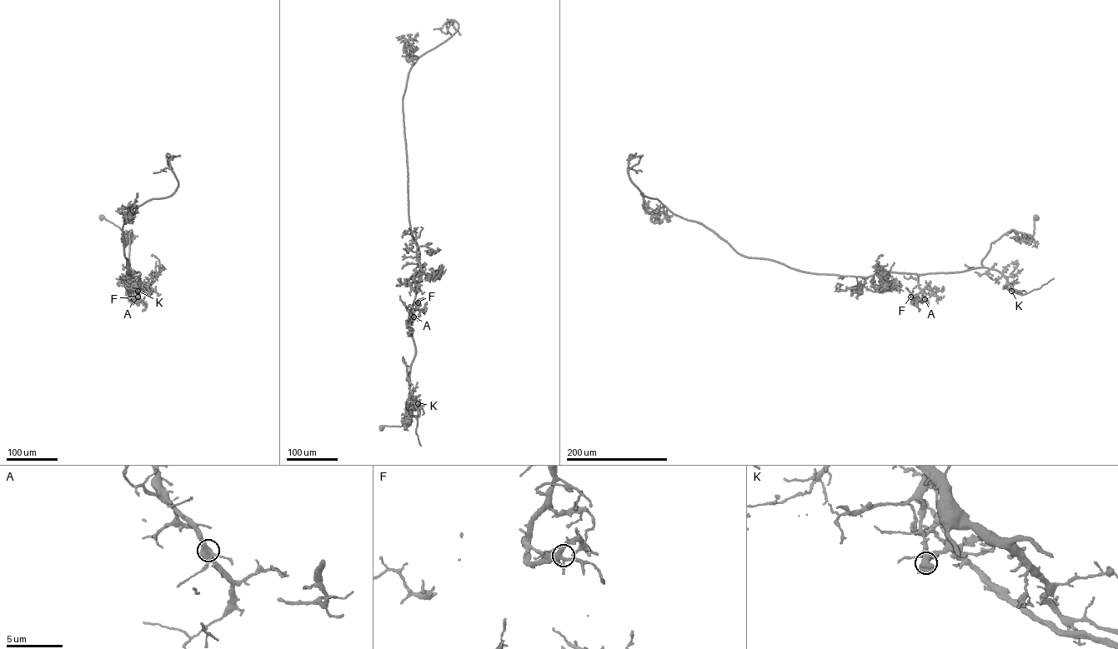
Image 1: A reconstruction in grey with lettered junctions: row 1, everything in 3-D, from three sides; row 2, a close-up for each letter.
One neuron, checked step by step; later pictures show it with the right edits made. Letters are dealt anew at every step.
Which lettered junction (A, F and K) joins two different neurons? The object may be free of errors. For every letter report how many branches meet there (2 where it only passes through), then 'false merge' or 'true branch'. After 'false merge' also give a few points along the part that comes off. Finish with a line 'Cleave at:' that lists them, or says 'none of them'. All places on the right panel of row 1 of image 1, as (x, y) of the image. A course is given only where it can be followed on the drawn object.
A: branches 5; true branch
F: branches 5; true branch
K: branches 5; false merge; course (1011, 291), (1026, 294), (1054, 278)
Cleave at: K

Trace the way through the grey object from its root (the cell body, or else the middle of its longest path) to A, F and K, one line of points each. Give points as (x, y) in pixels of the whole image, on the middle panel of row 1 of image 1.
A: (382, 427), (410, 424), (408, 373), (415, 346), (409, 325), (410, 311), (408, 310), (410, 317), (413, 317)
F: (382, 427), (410, 424), (408, 373), (415, 346), (409, 325), (410, 311), (408, 310), (411, 312), (418, 302)
K: (382, 427), (410, 424), (408, 373), (409, 392), (418, 403)

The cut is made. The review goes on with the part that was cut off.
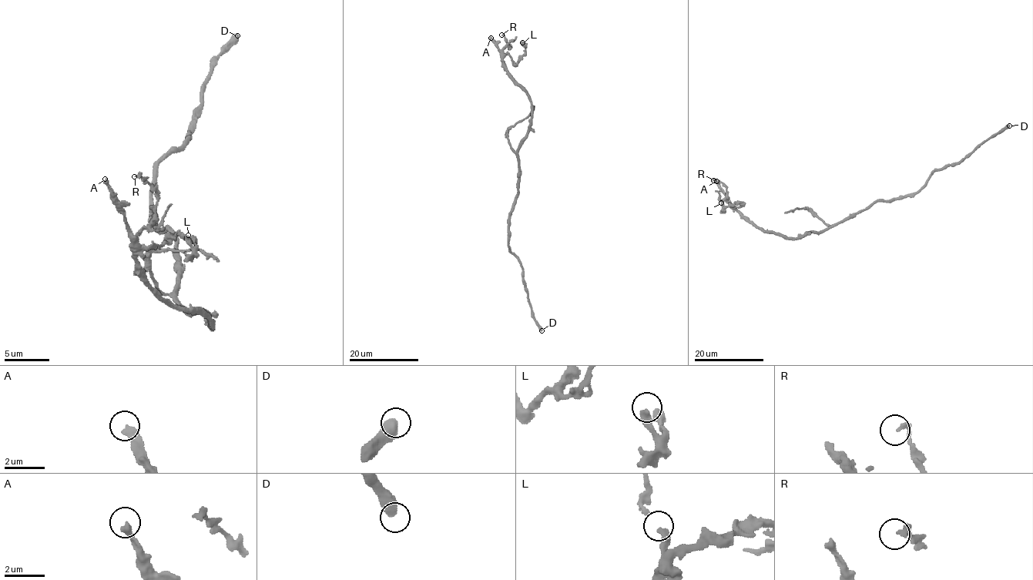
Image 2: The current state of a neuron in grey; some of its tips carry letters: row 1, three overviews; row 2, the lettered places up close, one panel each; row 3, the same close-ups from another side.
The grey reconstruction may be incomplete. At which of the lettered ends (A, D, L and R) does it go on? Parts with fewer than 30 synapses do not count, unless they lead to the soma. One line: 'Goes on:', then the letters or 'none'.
Goes on: A

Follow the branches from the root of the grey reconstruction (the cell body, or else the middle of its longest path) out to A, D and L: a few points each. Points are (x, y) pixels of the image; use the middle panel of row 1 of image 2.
A: (518, 174), (518, 148), (530, 123), (531, 102), (527, 92), (508, 72), (498, 47), (491, 38)
D: (518, 174), (518, 195), (508, 225), (508, 248), (522, 269), (522, 282), (532, 316), (541, 330)
L: (518, 174), (518, 148), (530, 123), (531, 102), (502, 58), (508, 54), (515, 65), (524, 53), (522, 42)

